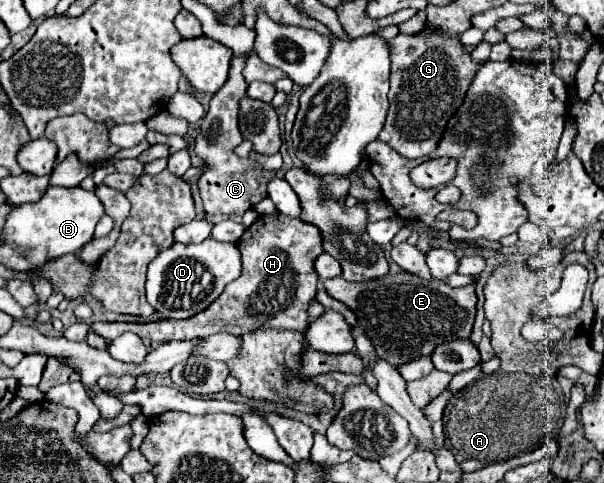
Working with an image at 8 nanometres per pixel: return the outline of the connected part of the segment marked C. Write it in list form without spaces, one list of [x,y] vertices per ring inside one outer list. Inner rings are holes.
[[[233,55],[229,79],[213,95],[209,103],[209,111],[201,123],[201,133],[197,135],[195,153],[205,163],[211,165],[211,169],[199,177],[199,191],[201,191],[201,199],[205,205],[205,213],[243,215],[247,209],[255,207],[261,199],[267,197],[267,183],[275,175],[273,171],[265,171],[259,163],[241,159],[233,153],[233,149],[243,141],[239,127],[237,127],[237,113],[239,113],[239,101],[245,97],[245,91],[247,91],[247,81],[241,75],[245,61],[247,61],[247,55]]]

